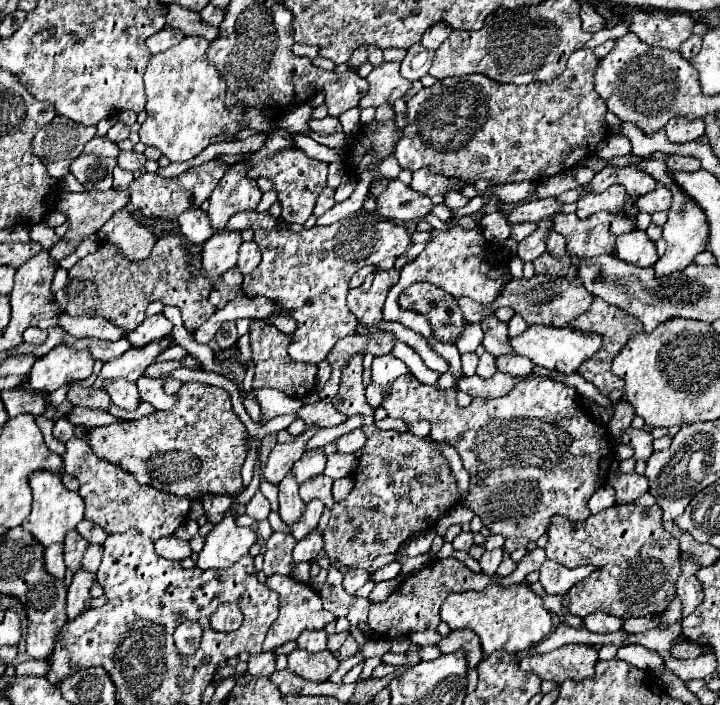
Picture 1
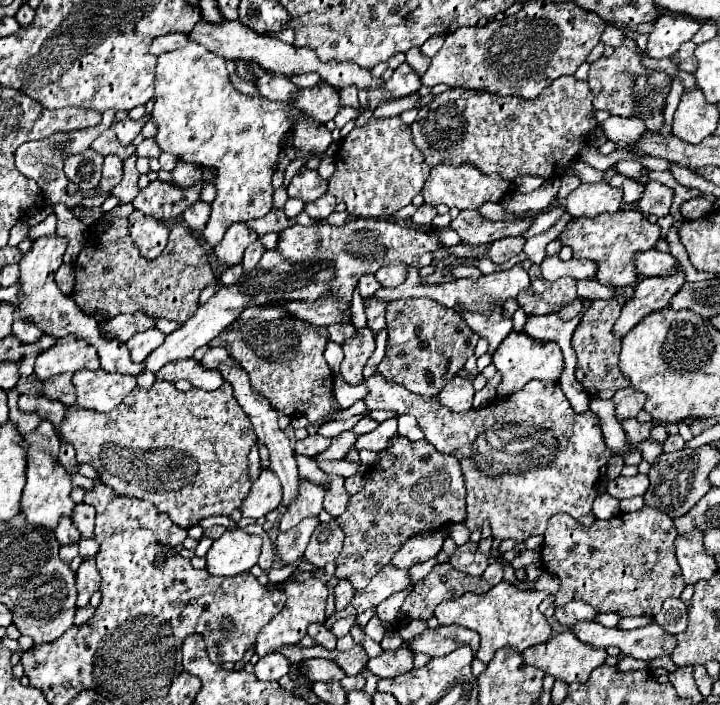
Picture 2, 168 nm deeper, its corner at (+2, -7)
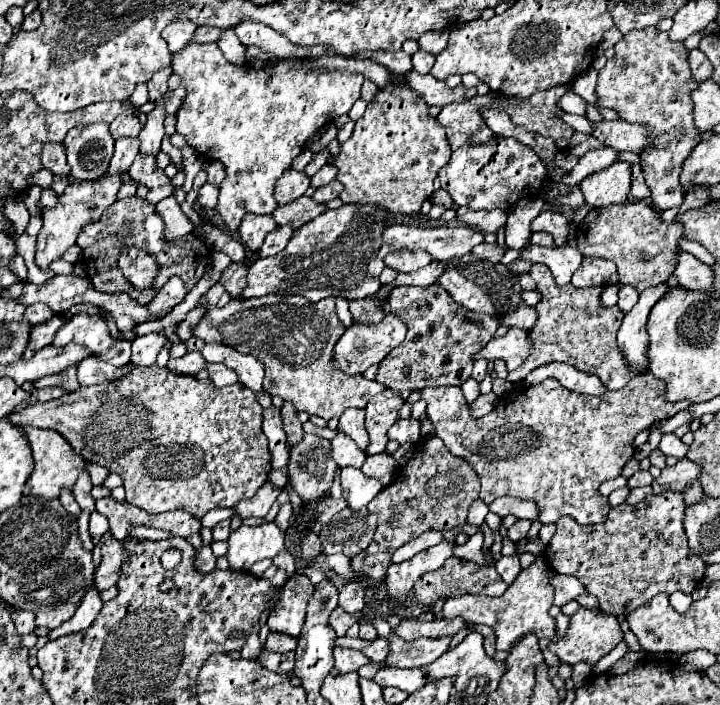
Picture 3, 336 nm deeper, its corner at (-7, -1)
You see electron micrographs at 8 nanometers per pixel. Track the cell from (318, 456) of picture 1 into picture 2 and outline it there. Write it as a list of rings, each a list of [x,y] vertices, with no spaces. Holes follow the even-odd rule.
[[[342,432],[342,434],[338,434],[336,438],[332,438],[330,448],[326,448],[326,450],[320,452],[320,454],[316,454],[314,460],[318,462],[318,460],[336,460],[336,458],[344,458],[344,454],[352,448],[352,444],[354,444],[356,438],[358,438],[358,436],[352,434],[352,432]]]

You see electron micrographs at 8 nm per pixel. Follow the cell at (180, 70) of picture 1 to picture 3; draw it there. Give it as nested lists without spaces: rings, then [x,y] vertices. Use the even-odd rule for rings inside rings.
[[[189,44],[181,52],[173,54],[173,70],[183,76],[183,86],[187,88],[187,98],[177,112],[177,132],[183,134],[191,148],[195,148],[203,158],[213,158],[223,162],[227,178],[221,182],[217,214],[225,222],[229,232],[237,232],[239,222],[245,214],[271,214],[277,208],[273,186],[291,168],[297,154],[303,152],[307,140],[315,136],[325,124],[333,122],[341,114],[347,114],[355,100],[359,100],[363,76],[359,72],[347,70],[311,70],[295,60],[295,68],[287,60],[277,62],[277,66],[253,68],[235,66],[227,62],[217,44]]]

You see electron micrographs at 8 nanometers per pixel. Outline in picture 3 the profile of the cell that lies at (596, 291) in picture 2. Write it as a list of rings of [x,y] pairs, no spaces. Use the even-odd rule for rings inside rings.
[[[621,286],[621,290],[619,290],[619,306],[621,306],[621,312],[627,314],[635,306],[637,300],[639,300],[639,292],[635,288]]]

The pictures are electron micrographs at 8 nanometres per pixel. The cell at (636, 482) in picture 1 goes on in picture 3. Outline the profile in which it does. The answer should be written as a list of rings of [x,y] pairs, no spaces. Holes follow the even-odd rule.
[[[639,470],[639,472],[635,472],[635,474],[629,478],[627,486],[629,486],[629,488],[637,488],[637,486],[649,486],[651,482],[653,482],[653,476],[651,476],[647,470]]]

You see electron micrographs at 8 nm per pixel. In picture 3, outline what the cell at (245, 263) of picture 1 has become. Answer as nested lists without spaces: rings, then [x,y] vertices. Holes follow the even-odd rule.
[[[279,226],[279,228],[273,230],[271,234],[267,234],[263,246],[259,248],[259,256],[261,256],[261,258],[265,258],[265,256],[275,256],[275,254],[279,254],[281,250],[285,250],[287,242],[293,238],[293,232],[295,232],[293,226]]]

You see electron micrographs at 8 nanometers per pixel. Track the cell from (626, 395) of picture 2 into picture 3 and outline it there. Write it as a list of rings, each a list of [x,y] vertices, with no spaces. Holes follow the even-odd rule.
[[[653,374],[635,376],[635,378],[631,378],[629,384],[623,386],[621,390],[607,390],[607,392],[601,394],[601,396],[577,394],[577,392],[571,392],[571,390],[563,388],[563,386],[559,384],[559,380],[547,378],[547,380],[543,380],[543,382],[537,384],[537,386],[525,386],[523,390],[513,390],[513,392],[501,396],[501,404],[497,404],[487,416],[483,416],[483,418],[479,418],[479,420],[475,420],[475,418],[469,414],[467,400],[465,400],[461,388],[457,388],[457,386],[425,388],[425,390],[421,390],[421,392],[423,392],[421,398],[427,400],[427,416],[433,420],[433,424],[435,424],[435,428],[437,428],[437,436],[445,442],[445,446],[449,448],[449,452],[453,452],[453,454],[459,456],[459,458],[465,458],[465,460],[475,468],[475,472],[479,474],[479,478],[481,478],[481,494],[479,494],[479,498],[481,498],[485,504],[491,504],[497,496],[515,496],[515,498],[521,498],[521,500],[535,500],[535,502],[539,504],[539,508],[541,508],[539,520],[541,520],[543,524],[557,522],[557,520],[563,518],[563,516],[571,516],[571,518],[575,518],[579,524],[585,526],[585,524],[599,524],[599,522],[605,522],[605,520],[607,520],[607,514],[609,514],[609,510],[611,510],[611,504],[609,504],[609,498],[603,498],[603,496],[599,494],[599,486],[601,486],[607,478],[619,476],[621,470],[623,470],[623,466],[631,460],[631,456],[633,456],[633,452],[635,452],[635,448],[633,448],[633,444],[631,444],[633,438],[635,438],[641,430],[647,430],[647,428],[651,426],[651,422],[655,422],[657,418],[671,418],[671,416],[675,416],[679,410],[685,410],[685,408],[691,404],[691,402],[667,402],[663,390],[665,390],[663,382],[659,382],[659,378],[655,378]]]

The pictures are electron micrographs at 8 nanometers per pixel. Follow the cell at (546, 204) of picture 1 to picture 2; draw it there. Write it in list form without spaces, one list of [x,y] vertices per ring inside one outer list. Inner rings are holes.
[[[462,210],[452,222],[450,228],[458,232],[464,244],[470,246],[482,246],[506,236],[522,236],[530,226],[532,226],[534,216],[518,216],[514,222],[512,220],[502,220],[502,222],[492,222],[486,220],[478,214],[478,210]]]

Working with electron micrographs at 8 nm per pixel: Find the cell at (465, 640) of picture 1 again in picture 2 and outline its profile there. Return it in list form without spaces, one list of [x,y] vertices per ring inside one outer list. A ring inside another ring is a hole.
[[[438,626],[436,630],[426,630],[420,638],[416,638],[412,644],[408,644],[414,652],[424,652],[430,658],[436,658],[442,652],[452,652],[458,646],[470,646],[472,652],[478,652],[480,636],[474,630],[462,628],[462,626]]]

